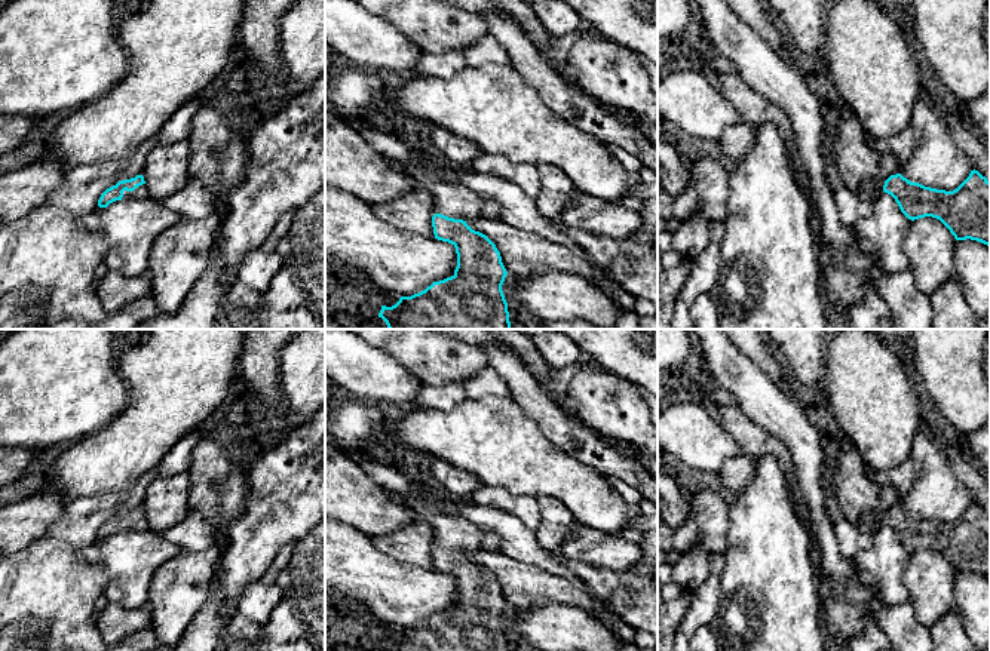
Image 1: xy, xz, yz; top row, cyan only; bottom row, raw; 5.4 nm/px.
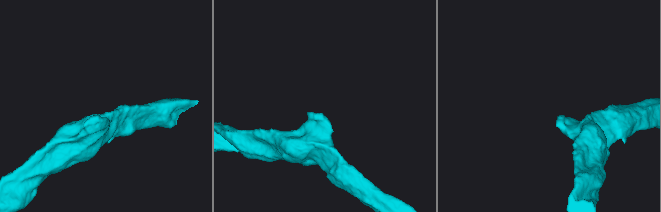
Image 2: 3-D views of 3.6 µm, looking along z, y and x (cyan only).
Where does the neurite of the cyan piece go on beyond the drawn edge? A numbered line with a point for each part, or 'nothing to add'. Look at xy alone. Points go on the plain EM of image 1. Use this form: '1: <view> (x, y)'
1: xy (140, 524)

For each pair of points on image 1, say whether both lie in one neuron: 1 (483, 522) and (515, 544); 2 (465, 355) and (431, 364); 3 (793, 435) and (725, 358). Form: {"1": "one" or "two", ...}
{"1": "one", "2": "one", "3": "one"}

